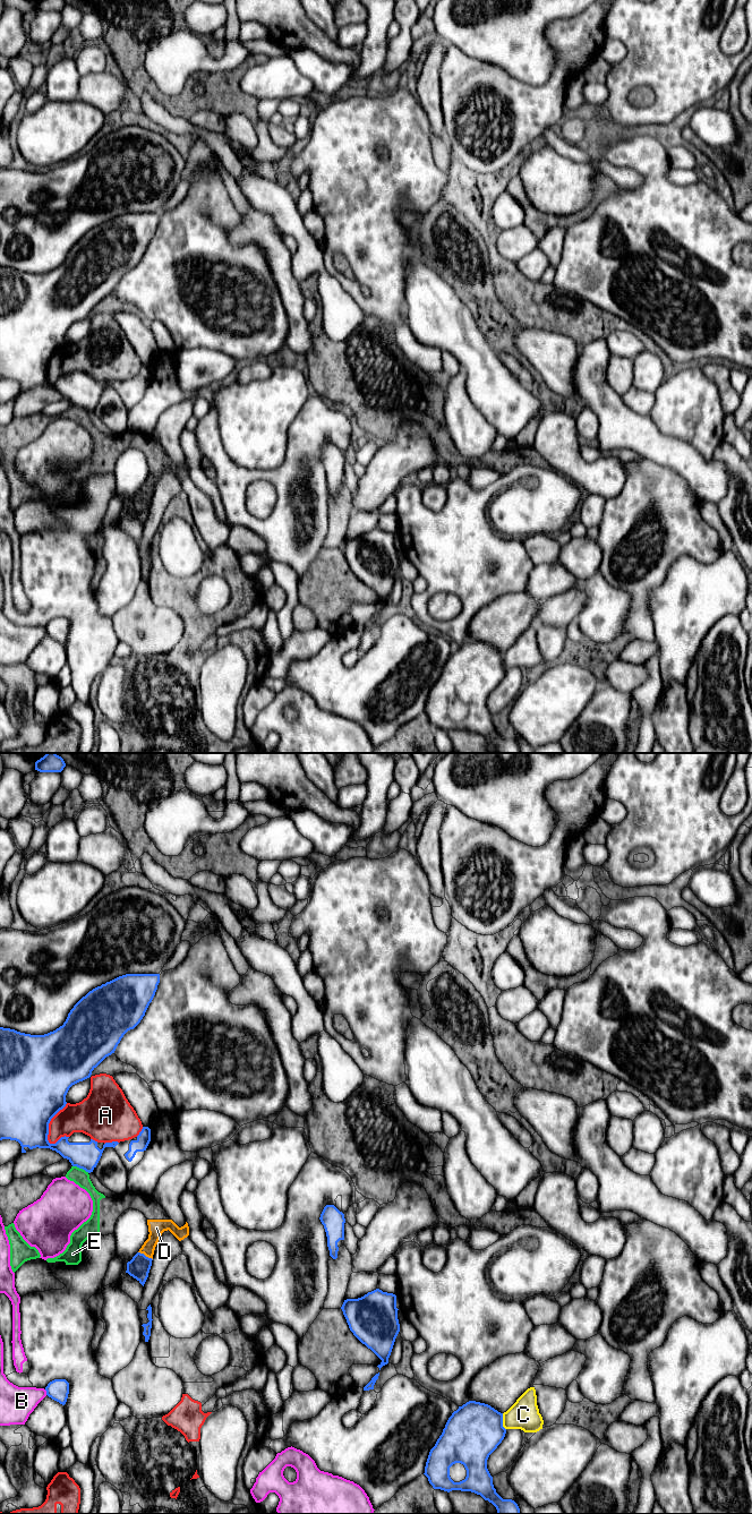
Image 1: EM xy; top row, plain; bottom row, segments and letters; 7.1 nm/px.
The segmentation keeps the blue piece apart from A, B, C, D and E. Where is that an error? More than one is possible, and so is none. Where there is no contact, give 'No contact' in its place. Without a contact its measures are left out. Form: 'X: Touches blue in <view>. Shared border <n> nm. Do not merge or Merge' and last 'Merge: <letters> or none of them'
A: Touches blue in xy. Shared border 320 nm. Do not merge
B: Touches blue in xy. Shared border 40 nm. Do not merge
C: Touches blue in xy. Shared border 120 nm. Do not merge
D: Touches blue in xy. Shared border 120 nm. Do not merge
E: Touches blue in xy. Shared border 130 nm. Do not merge
Merge: none of them

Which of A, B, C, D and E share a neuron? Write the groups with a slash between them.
A D E / B / C

